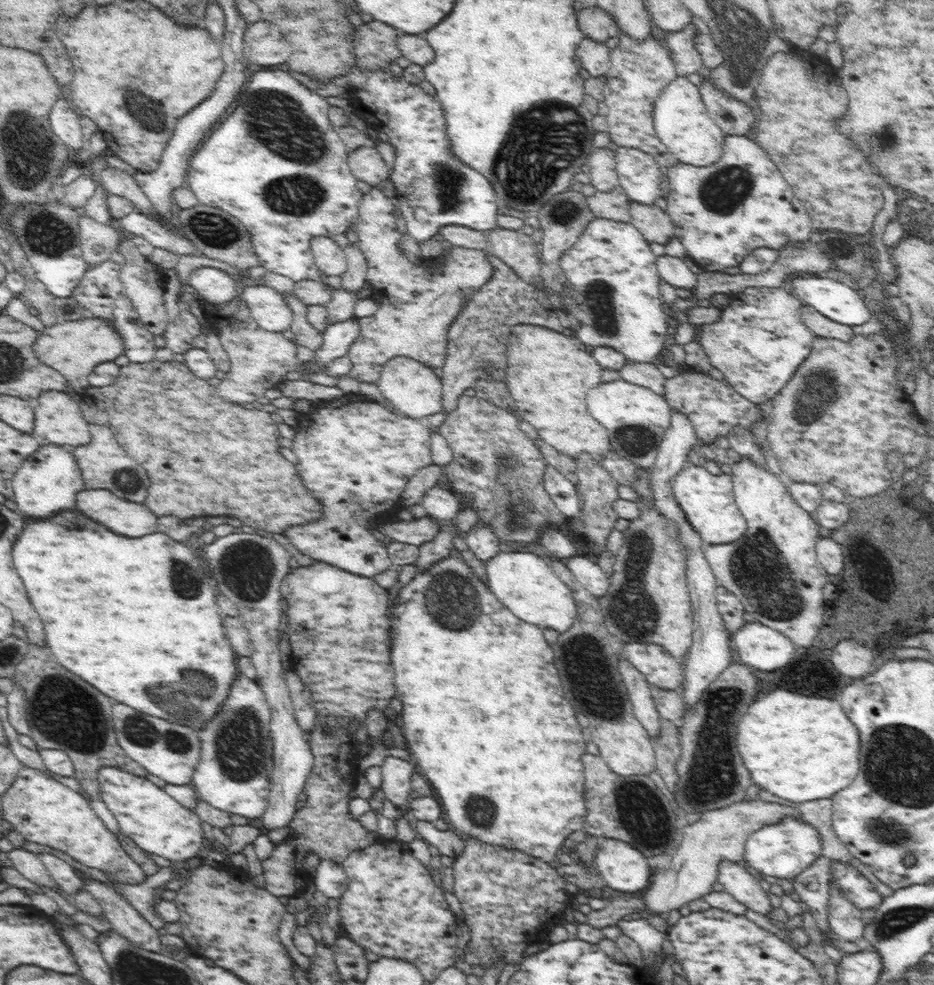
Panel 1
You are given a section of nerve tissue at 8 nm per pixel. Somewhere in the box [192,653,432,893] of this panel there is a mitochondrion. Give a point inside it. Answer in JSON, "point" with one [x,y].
{"point":[241,747]}

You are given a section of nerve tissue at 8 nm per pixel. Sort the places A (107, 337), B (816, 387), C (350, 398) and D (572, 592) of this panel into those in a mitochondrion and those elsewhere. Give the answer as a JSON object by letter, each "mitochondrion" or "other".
{"A":"other","B":"mitochondrion","C":"other","D":"other"}

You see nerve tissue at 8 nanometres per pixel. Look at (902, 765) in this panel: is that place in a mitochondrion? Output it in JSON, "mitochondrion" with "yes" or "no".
{"mitochondrion":"yes"}

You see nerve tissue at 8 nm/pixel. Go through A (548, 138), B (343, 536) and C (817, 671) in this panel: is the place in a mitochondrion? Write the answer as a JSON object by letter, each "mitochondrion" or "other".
{"A":"mitochondrion","B":"other","C":"other"}

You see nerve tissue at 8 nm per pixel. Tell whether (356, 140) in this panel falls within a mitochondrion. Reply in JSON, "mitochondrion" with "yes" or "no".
{"mitochondrion":"no"}

